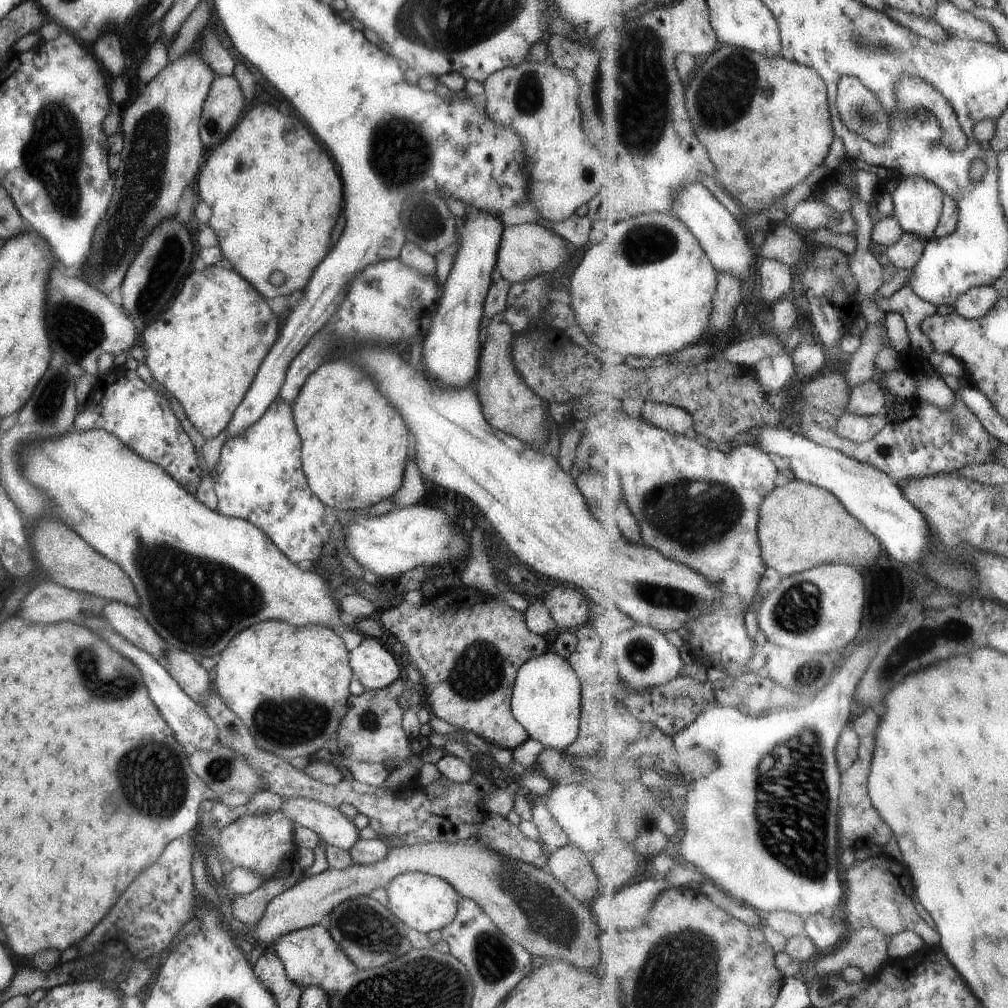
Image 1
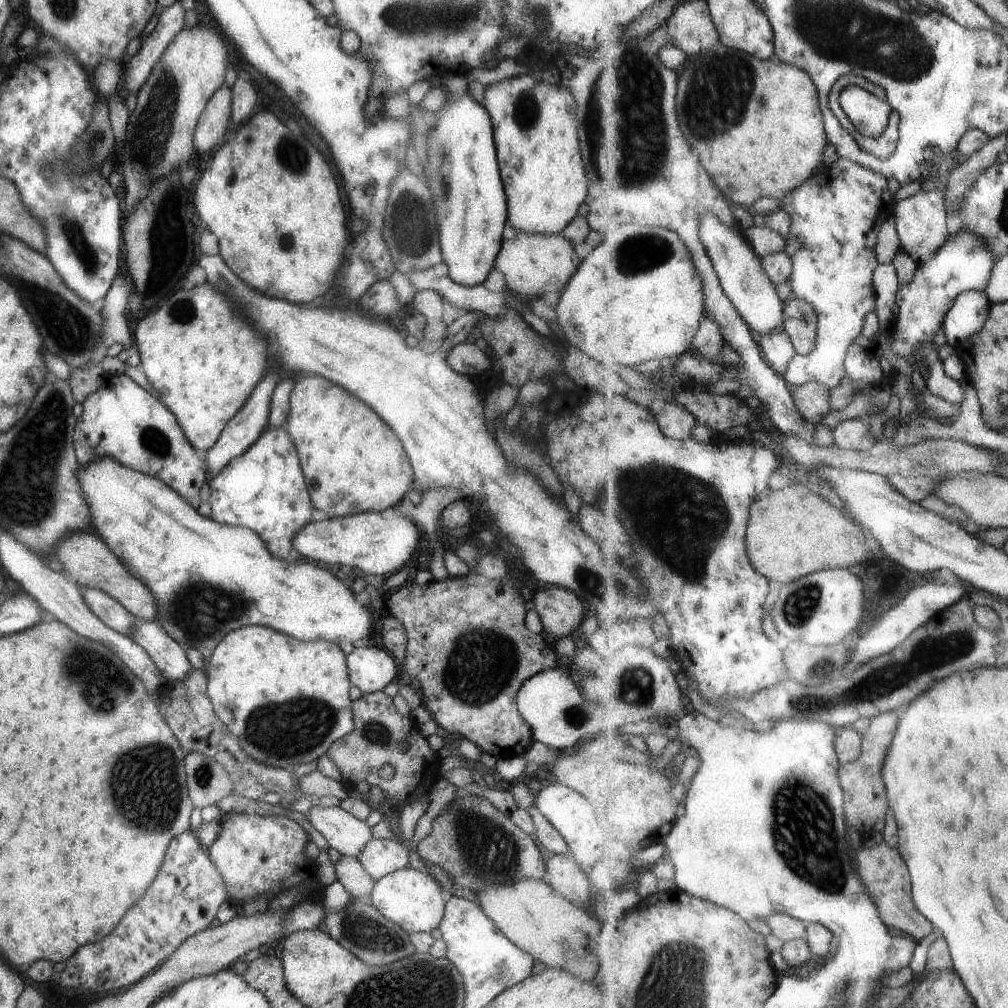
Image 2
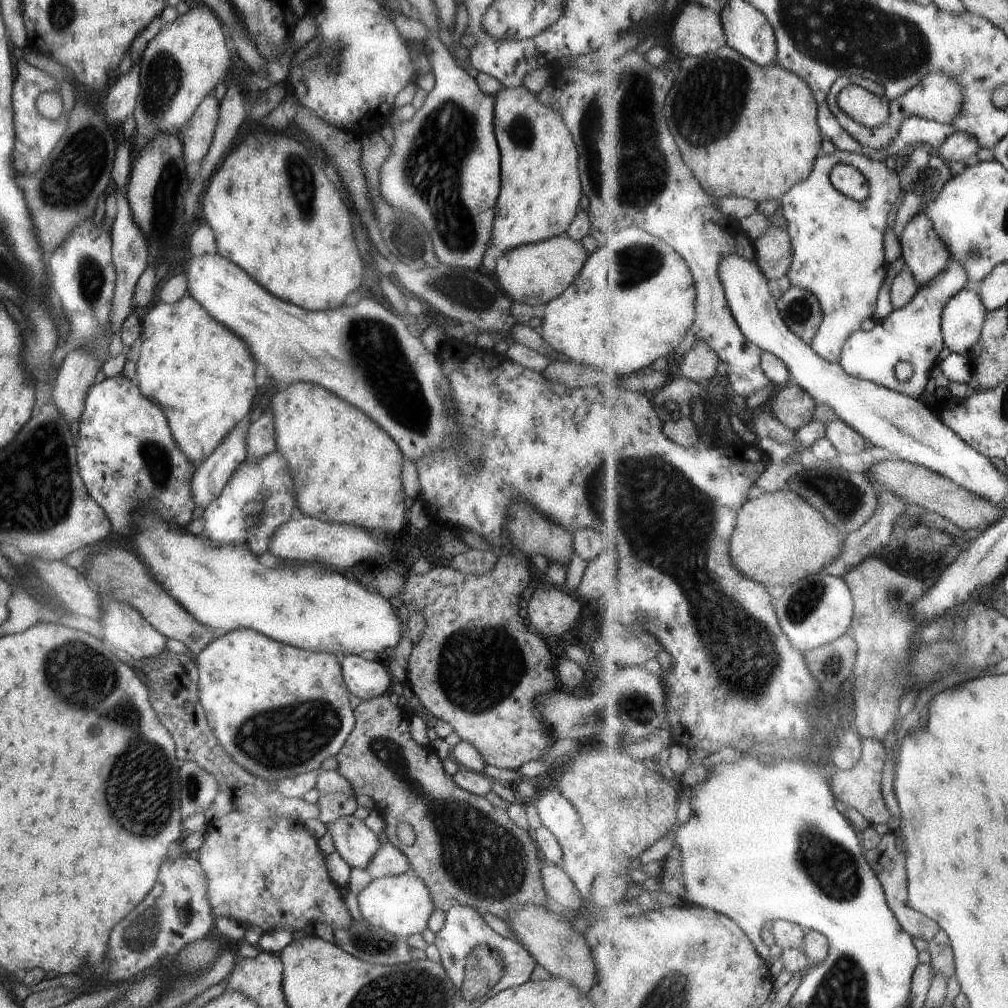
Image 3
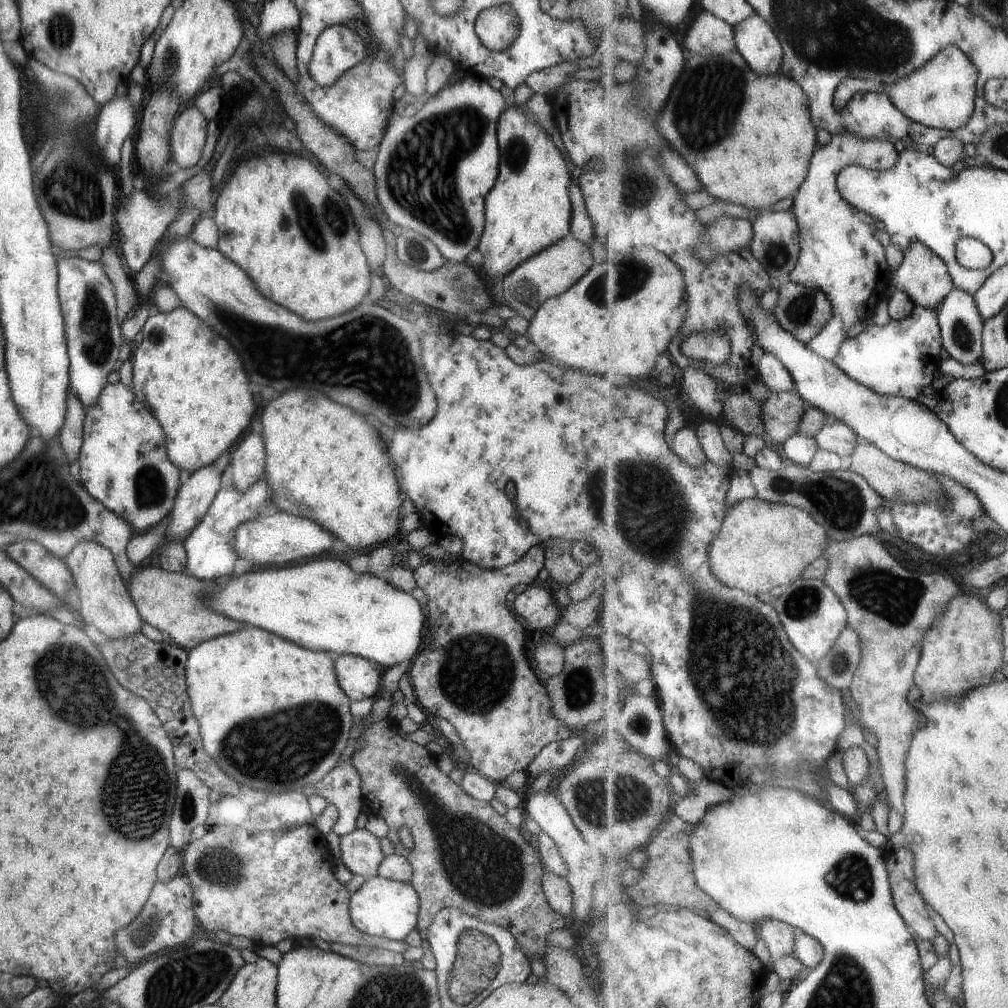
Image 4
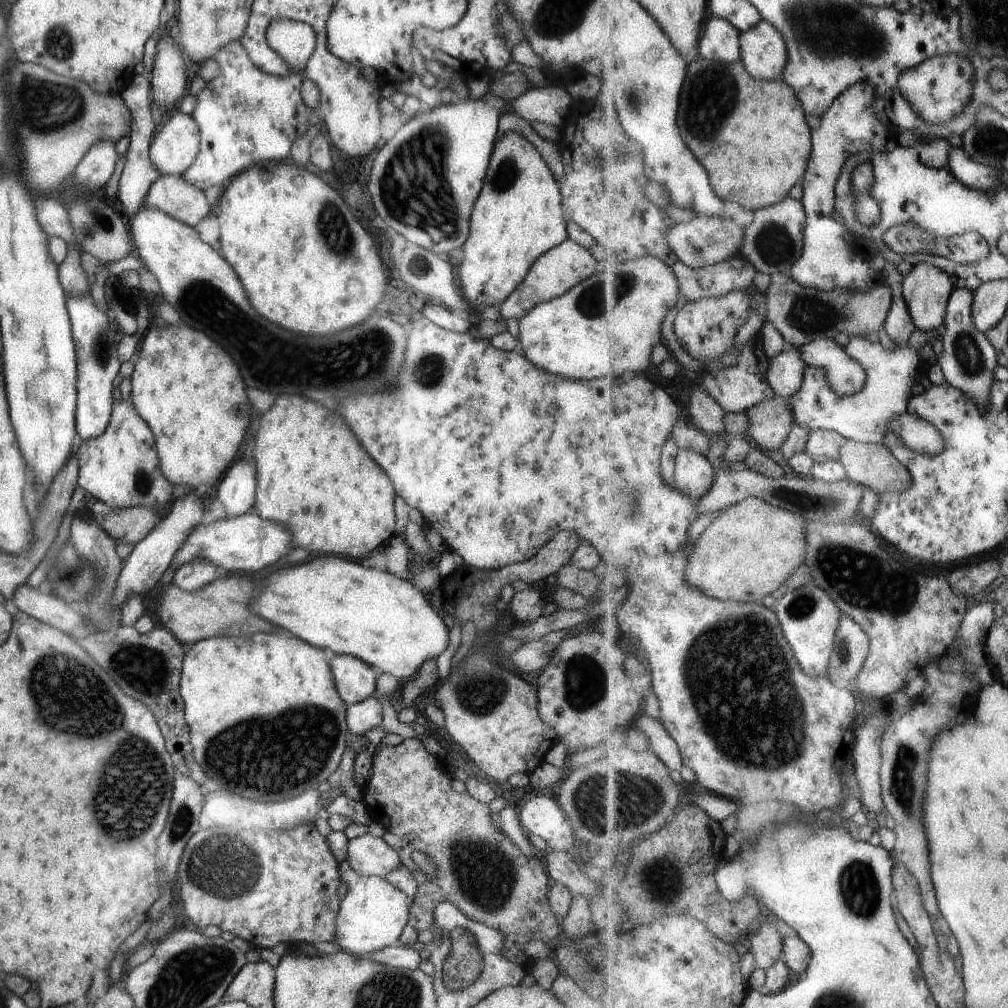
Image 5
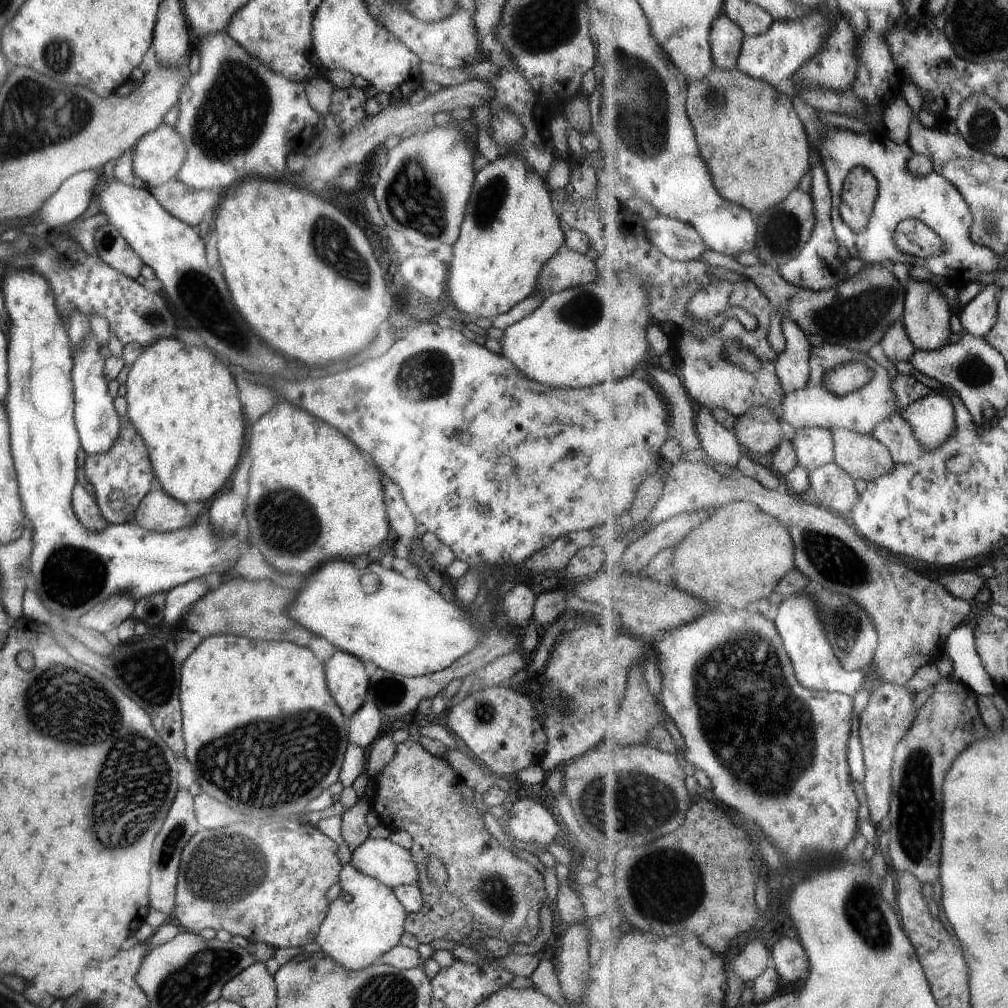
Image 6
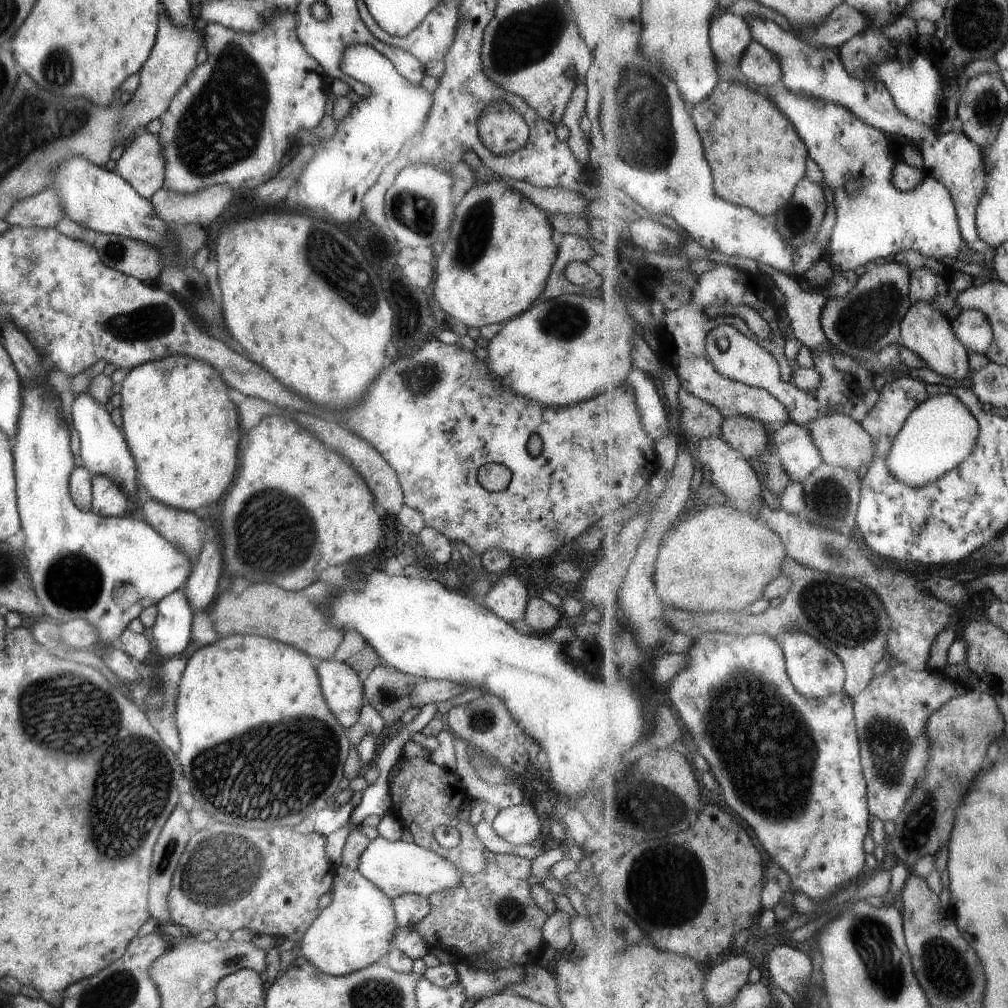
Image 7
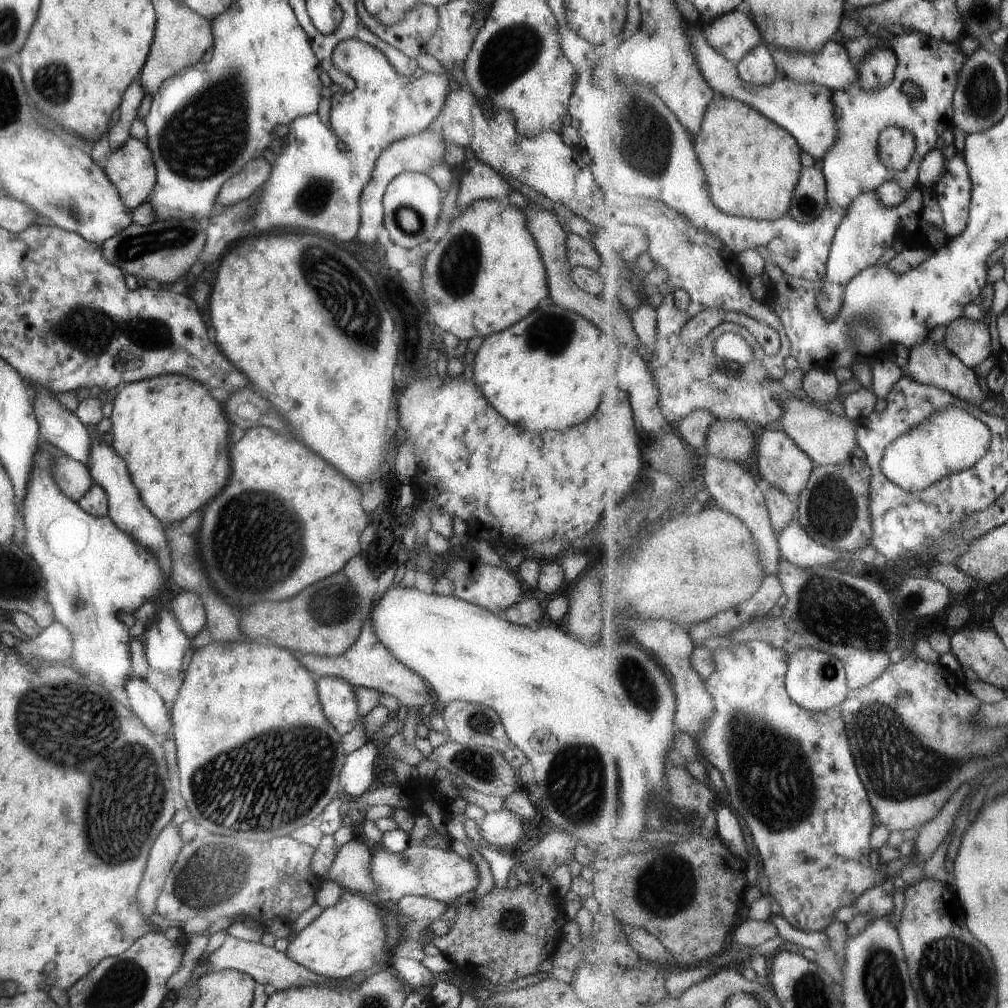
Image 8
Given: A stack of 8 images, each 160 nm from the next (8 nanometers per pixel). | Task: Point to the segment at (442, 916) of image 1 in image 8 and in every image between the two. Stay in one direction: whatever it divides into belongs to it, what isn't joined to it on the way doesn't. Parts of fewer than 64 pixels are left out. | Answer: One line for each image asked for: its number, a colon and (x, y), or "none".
2: (411, 899)
3: (399, 905)
4: (380, 907)
5: (372, 914)
6: (365, 920)
7: (356, 929)
8: (348, 937)

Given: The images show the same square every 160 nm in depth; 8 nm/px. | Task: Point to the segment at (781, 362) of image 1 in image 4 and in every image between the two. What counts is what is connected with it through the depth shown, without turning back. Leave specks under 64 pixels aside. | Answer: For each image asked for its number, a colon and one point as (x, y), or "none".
2: (837, 215)
3: (839, 243)
4: (841, 254)

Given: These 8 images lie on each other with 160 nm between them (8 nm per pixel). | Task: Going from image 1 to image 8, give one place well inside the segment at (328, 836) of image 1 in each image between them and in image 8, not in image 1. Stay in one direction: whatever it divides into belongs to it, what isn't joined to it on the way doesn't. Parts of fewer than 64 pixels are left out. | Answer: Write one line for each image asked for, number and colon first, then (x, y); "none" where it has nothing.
2: (344, 833)
3: (354, 842)
4: (359, 850)
5: (367, 855)
6: (386, 862)
7: (395, 867)
8: (433, 873)

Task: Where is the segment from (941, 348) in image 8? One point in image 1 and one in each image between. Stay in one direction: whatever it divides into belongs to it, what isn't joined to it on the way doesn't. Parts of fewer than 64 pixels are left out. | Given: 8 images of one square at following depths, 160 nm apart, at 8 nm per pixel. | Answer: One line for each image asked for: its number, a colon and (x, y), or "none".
1: (919, 203)
2: (922, 226)
3: (924, 253)
4: (924, 275)
5: (926, 289)
6: (927, 316)
7: (925, 330)

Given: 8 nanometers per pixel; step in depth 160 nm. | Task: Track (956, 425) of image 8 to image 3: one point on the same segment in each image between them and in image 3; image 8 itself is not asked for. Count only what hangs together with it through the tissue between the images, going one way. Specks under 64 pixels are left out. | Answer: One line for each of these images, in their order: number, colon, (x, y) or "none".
3: (913, 334)
4: (901, 358)
5: (864, 417)
6: (932, 419)
7: (941, 432)

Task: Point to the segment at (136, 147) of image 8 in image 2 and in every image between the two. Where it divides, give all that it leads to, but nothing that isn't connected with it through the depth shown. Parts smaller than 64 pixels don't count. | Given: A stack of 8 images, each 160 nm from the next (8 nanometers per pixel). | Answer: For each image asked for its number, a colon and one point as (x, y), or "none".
2: (212, 122)
3: (195, 137)
4: (187, 135)
5: (175, 144)
6: (157, 155)
7: (140, 162)

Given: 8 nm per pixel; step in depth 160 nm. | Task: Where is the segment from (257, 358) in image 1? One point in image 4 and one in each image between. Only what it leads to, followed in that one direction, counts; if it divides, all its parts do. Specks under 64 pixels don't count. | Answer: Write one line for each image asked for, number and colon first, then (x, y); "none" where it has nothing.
2: (200, 356)
3: (198, 373)
4: (190, 380)

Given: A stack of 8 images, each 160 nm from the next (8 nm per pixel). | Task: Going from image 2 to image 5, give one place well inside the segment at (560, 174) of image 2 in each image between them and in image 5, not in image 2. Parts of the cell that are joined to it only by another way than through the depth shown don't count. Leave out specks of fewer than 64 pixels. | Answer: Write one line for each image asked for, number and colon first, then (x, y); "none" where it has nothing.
3: (540, 192)
4: (528, 208)
5: (516, 216)

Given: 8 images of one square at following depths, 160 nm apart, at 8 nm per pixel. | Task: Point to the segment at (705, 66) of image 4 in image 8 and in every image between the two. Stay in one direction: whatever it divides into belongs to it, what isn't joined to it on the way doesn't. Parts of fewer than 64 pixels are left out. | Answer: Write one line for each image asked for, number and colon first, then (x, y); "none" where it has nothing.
5: (752, 134)
6: (749, 132)
7: (758, 157)
8: (753, 166)

